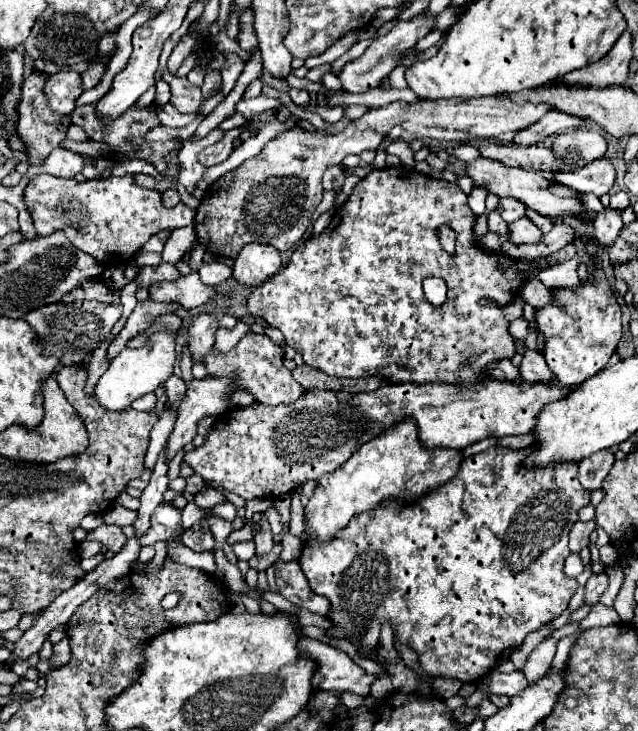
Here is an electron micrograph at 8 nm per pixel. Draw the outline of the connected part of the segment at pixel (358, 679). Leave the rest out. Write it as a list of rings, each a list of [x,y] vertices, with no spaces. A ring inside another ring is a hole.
[[[301,637],[299,649],[305,655],[317,659],[317,671],[313,675],[315,689],[337,689],[357,695],[369,695],[371,685],[377,677],[365,673],[351,661],[347,653],[309,637]]]

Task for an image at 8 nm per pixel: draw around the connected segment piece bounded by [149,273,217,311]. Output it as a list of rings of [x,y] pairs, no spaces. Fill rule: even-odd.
[[[189,273],[187,277],[179,277],[173,283],[163,281],[161,285],[153,285],[153,289],[149,289],[149,293],[151,293],[153,301],[179,303],[187,311],[205,305],[207,301],[215,299],[215,295],[217,295],[215,287],[205,285],[197,273]]]

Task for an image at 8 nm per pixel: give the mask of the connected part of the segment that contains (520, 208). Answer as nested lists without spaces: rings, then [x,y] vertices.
[[[501,199],[499,207],[497,207],[499,215],[503,217],[503,221],[517,221],[521,217],[525,217],[525,205],[521,205],[521,201],[513,201],[513,199]]]

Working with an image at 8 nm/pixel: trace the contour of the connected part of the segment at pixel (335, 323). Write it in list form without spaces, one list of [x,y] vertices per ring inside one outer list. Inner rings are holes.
[[[397,165],[397,167],[385,167],[379,171],[369,173],[365,179],[361,179],[353,193],[349,195],[349,199],[345,201],[343,207],[339,207],[331,219],[331,223],[321,231],[319,237],[309,237],[307,241],[303,241],[291,255],[287,267],[277,273],[277,277],[271,277],[269,281],[265,281],[265,285],[259,285],[247,303],[247,309],[253,317],[263,317],[269,325],[277,327],[283,337],[285,343],[295,347],[301,355],[303,361],[309,367],[315,367],[327,375],[335,375],[335,377],[369,377],[369,375],[381,375],[383,379],[389,379],[393,383],[433,383],[433,381],[441,381],[441,383],[453,383],[453,385],[473,385],[477,381],[485,381],[489,379],[489,375],[485,375],[485,365],[499,361],[499,359],[509,359],[515,355],[515,341],[513,337],[507,333],[507,319],[503,317],[501,307],[511,303],[515,293],[521,289],[521,285],[531,279],[533,275],[529,273],[531,269],[539,269],[545,263],[543,261],[535,261],[537,265],[525,263],[525,261],[513,261],[509,257],[497,255],[497,253],[487,253],[485,249],[479,249],[473,245],[473,223],[475,223],[475,213],[469,209],[467,205],[467,195],[457,187],[455,181],[435,181],[429,175],[419,173],[413,167],[405,167],[405,165]],[[441,225],[447,225],[455,231],[455,247],[457,247],[457,255],[451,257],[445,253],[445,249],[439,243],[439,235],[437,229]],[[425,277],[441,277],[447,283],[447,299],[443,305],[435,307],[431,305],[421,289],[421,281]],[[481,299],[493,299],[497,303],[497,307],[481,307],[479,301]]]

